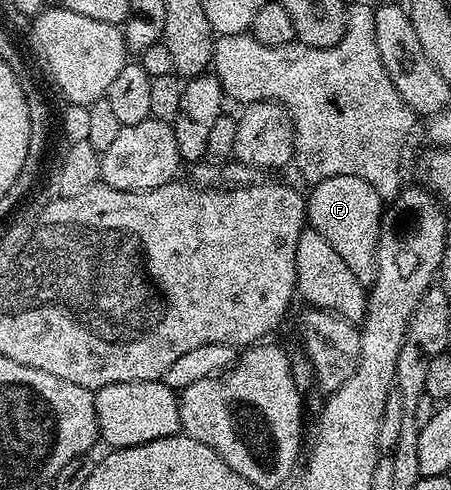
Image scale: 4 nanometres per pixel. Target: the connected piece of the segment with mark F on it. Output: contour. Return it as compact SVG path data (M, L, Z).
M333 176L317 181L306 196L306 219L309 227L314 228L340 254L340 259L348 265L348 270L356 274L363 286L374 283L376 270L376 250L378 231L382 225L384 201L364 178L355 176Z

